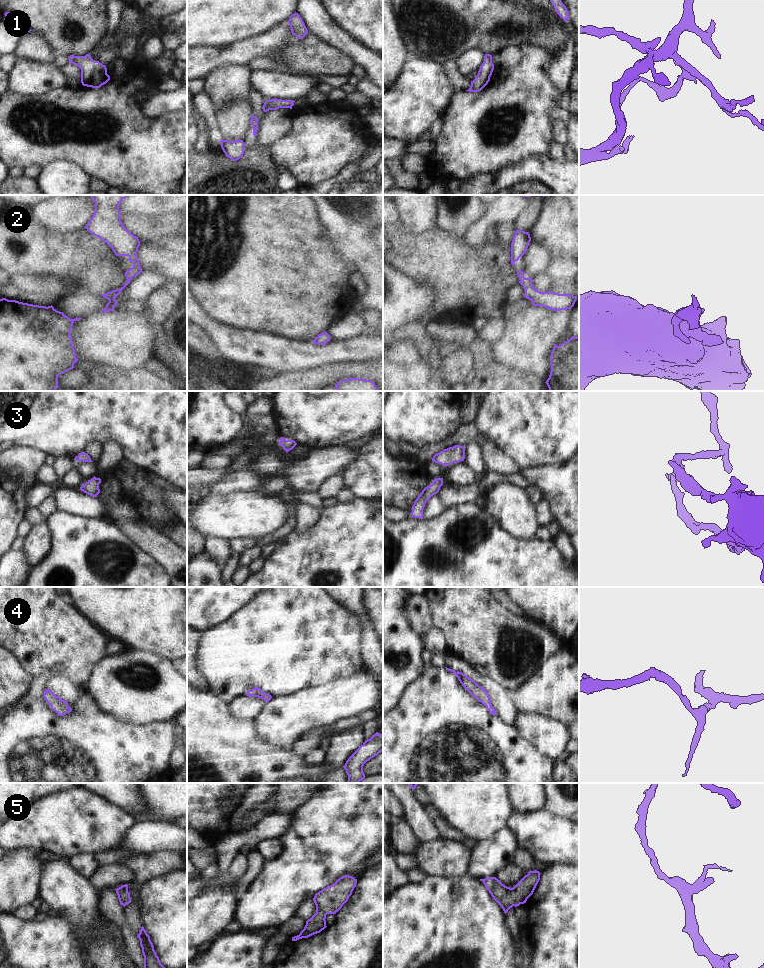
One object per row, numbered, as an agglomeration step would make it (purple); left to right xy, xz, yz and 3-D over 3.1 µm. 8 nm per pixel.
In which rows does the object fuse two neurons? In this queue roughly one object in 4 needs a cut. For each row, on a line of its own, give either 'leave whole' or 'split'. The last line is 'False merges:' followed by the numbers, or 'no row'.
1: leave whole
2: leave whole
3: leave whole
4: leave whole
5: leave whole
False merges: no row

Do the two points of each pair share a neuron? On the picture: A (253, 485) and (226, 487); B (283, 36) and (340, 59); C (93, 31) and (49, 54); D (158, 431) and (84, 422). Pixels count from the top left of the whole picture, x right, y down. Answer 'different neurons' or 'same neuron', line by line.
A: same neuron
B: different neurons
C: different neurons
D: same neuron

